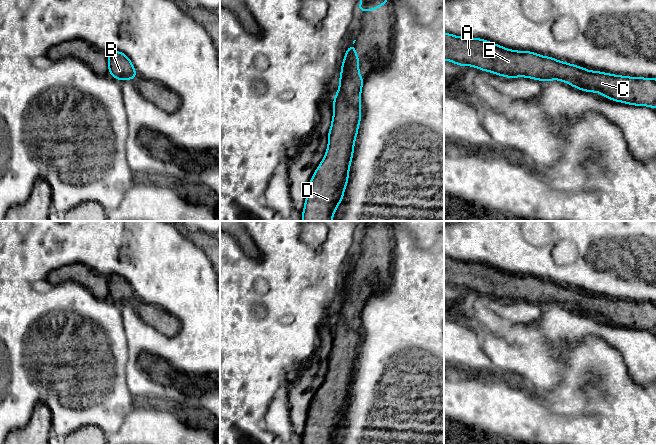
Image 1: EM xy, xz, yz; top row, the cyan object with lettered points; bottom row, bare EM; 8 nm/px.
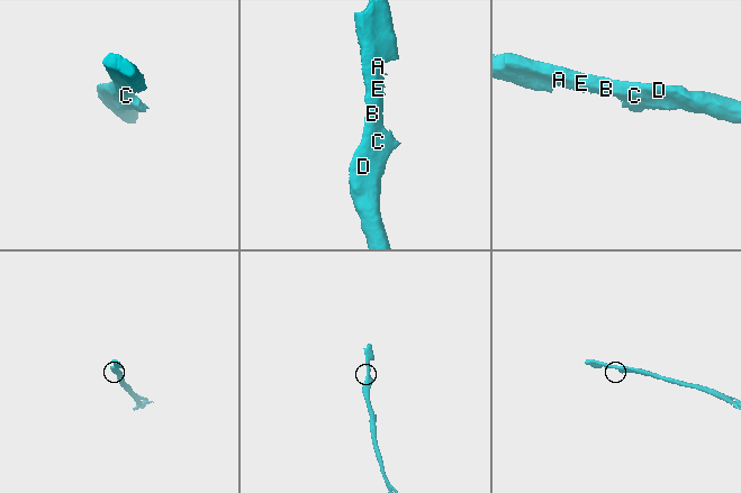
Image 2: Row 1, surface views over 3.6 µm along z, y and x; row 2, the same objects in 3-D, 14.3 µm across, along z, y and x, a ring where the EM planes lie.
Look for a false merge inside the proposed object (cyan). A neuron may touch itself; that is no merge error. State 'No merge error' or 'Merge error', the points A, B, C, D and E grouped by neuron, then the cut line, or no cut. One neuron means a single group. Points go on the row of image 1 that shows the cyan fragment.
No merge error. Groups: A B C D E. No split

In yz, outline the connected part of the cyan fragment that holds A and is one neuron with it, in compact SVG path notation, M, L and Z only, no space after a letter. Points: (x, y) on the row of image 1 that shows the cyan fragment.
M444 33L444 60L460 66L473 66L496 75L517 78L526 77L541 81L560 80L582 91L596 92L612 101L629 105L649 106L656 109L656 79L627 77L590 71L552 57L541 56L530 51L515 51L480 38L459 37Z

